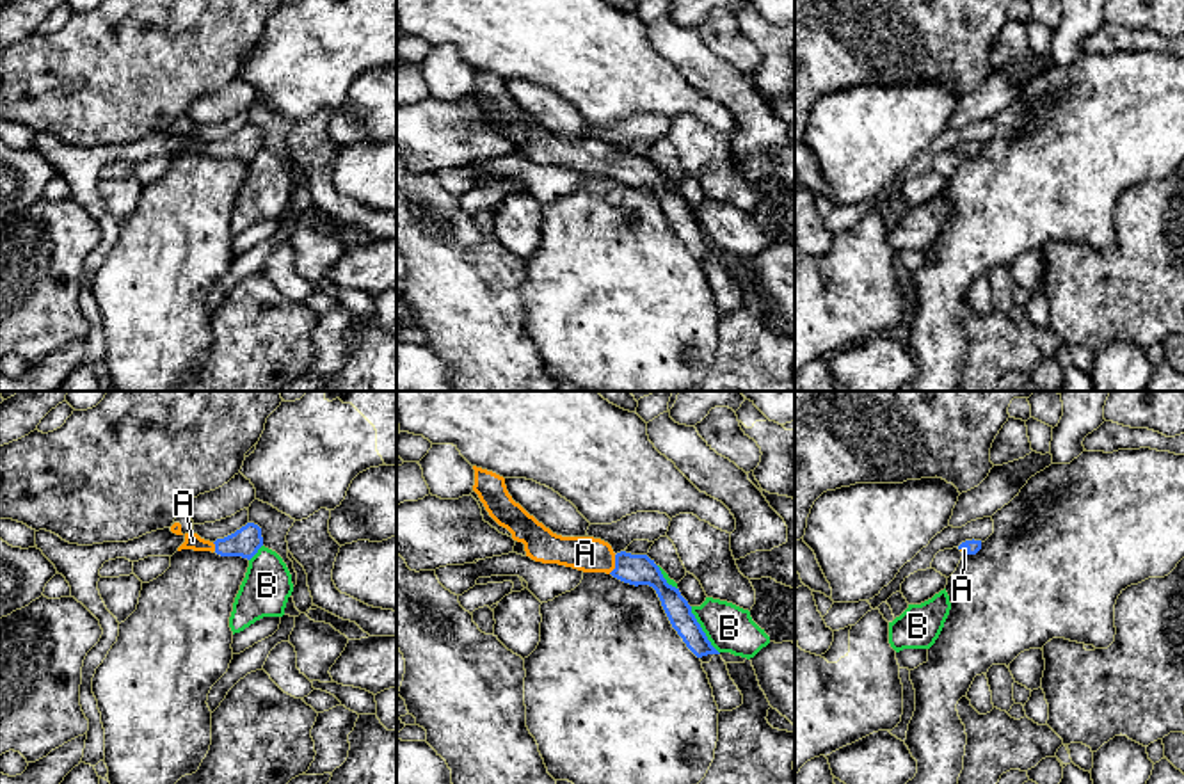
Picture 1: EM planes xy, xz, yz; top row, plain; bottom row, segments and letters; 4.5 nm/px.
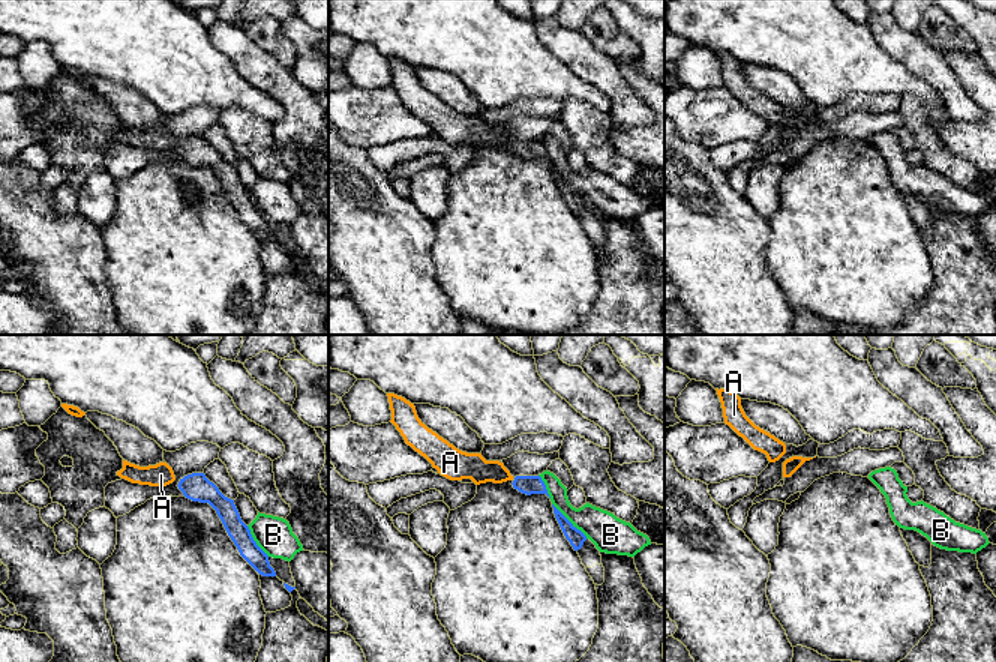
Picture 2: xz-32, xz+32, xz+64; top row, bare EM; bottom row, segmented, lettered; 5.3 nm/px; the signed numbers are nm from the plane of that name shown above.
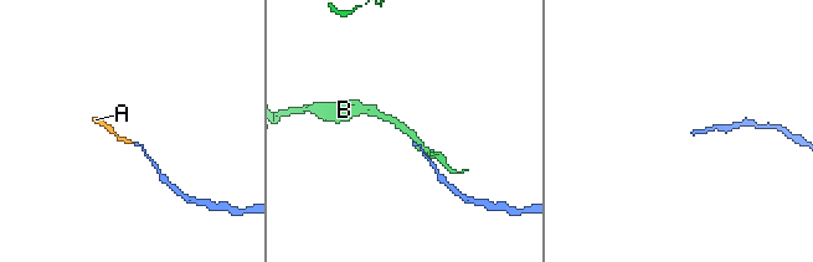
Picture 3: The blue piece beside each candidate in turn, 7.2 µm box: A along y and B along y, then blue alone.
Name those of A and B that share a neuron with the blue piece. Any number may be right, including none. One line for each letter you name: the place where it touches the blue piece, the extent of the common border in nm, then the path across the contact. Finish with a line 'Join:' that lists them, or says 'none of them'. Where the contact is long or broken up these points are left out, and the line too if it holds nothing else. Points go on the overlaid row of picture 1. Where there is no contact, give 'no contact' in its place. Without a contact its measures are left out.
A: contact xz (616, 564); length 90 nm; way xz (637, 569), (616, 564), (585, 553)
Join: A

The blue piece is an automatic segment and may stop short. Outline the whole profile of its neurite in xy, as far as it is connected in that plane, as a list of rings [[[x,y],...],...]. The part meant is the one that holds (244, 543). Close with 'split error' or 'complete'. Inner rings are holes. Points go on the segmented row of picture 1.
[[[247,523],[235,533],[217,539],[215,542],[204,540],[197,533],[185,533],[185,542],[178,548],[178,551],[215,551],[220,556],[242,556],[251,560],[261,546],[261,528],[254,523]]]; split error

